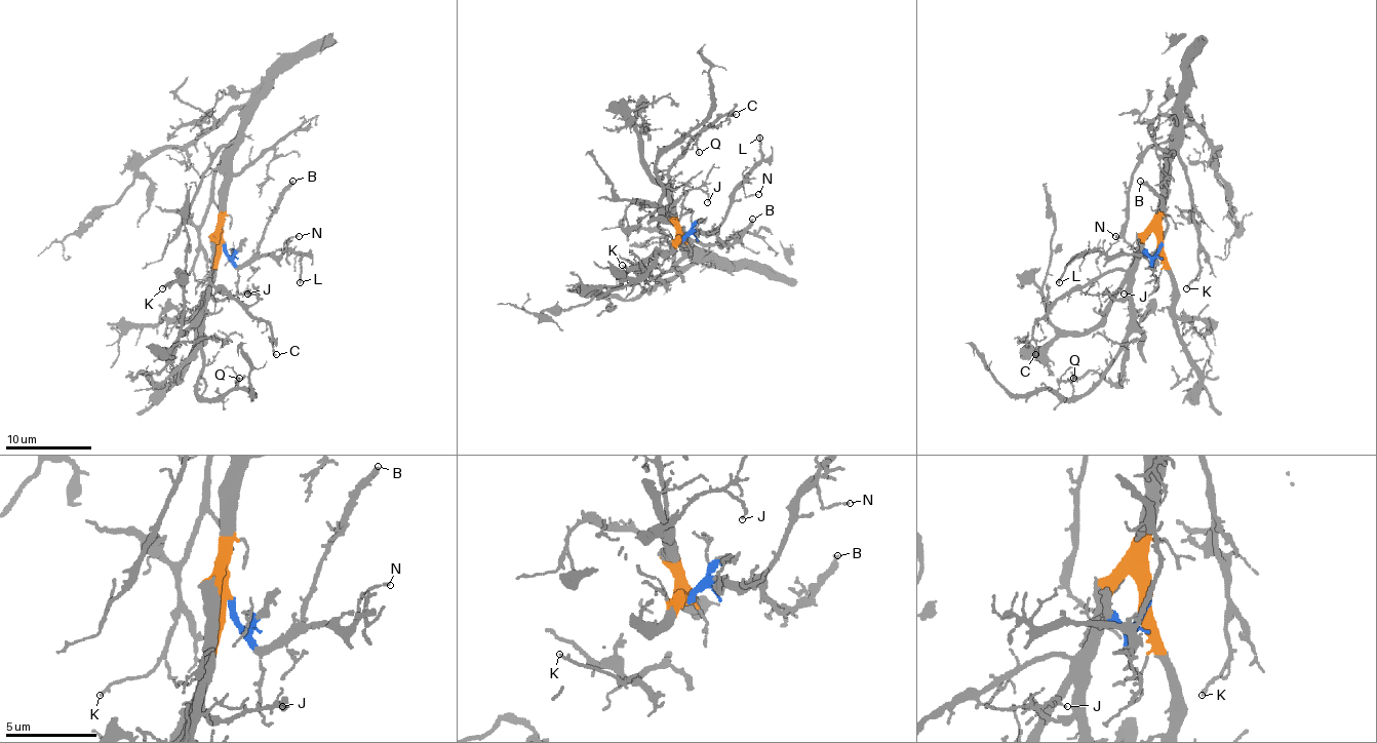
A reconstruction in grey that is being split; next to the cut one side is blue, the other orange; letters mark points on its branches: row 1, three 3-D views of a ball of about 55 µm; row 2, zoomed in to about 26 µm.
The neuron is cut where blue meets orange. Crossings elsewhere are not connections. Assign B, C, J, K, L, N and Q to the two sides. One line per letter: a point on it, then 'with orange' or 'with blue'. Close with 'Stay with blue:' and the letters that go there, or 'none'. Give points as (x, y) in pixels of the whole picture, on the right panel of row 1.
B: place (1140, 181); with blue
C: place (1035, 354); with orange
J: place (1124, 294); with orange
K: place (1186, 288); with orange
L: place (1059, 282); with blue
N: place (1115, 236); with blue
Q: place (1073, 378); with orange
Stay with blue: B, L, N

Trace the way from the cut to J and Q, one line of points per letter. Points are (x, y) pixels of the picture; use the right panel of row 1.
J: (1161, 242), (1151, 232), (1145, 238), (1128, 294), (1122, 298), (1111, 294), (1124, 294)
Q: (1161, 242), (1151, 232), (1143, 242), (1132, 283), (1128, 343), (1085, 393), (1066, 399), (1057, 390), (1074, 378)

